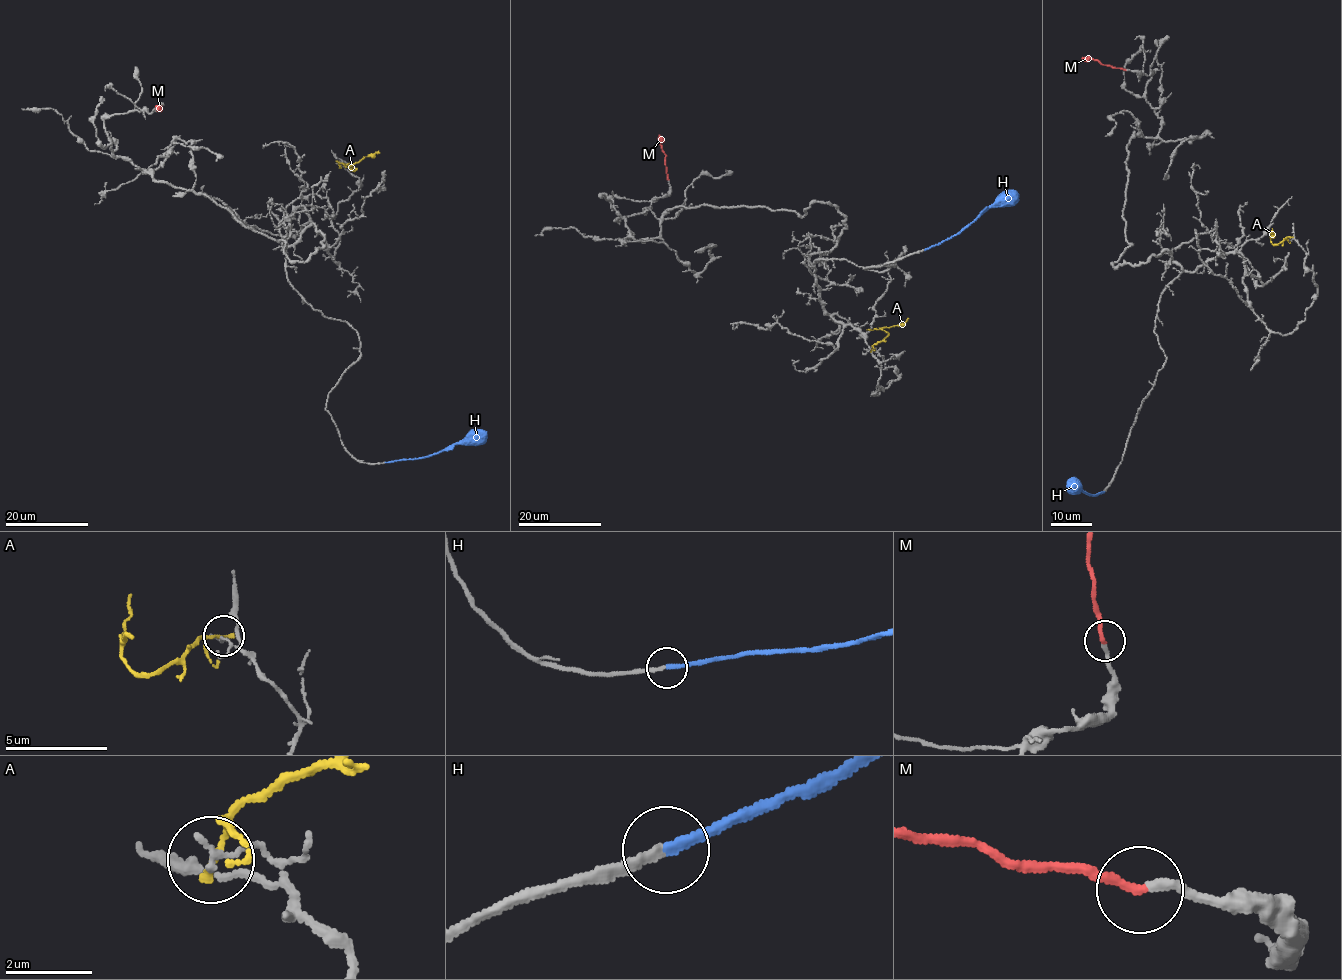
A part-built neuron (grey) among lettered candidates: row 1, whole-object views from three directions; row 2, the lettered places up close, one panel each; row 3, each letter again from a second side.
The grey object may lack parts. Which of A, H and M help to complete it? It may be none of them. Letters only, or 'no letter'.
H, M

